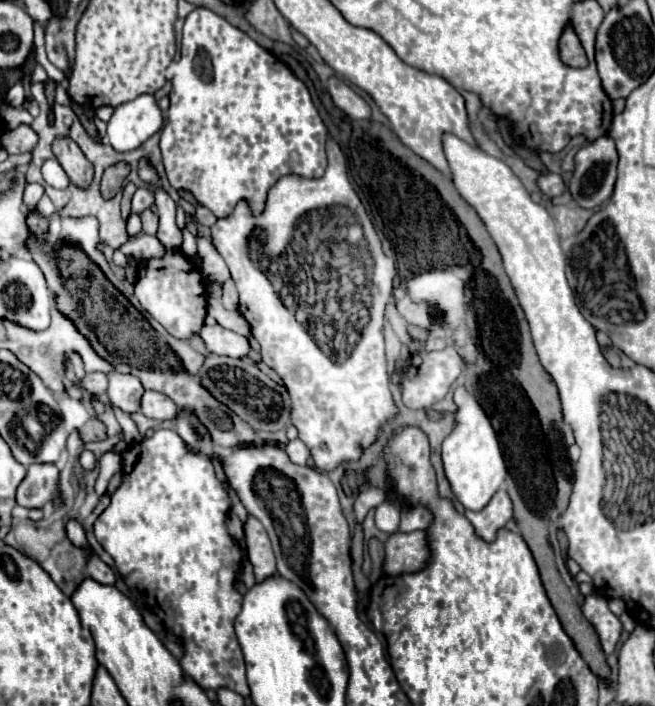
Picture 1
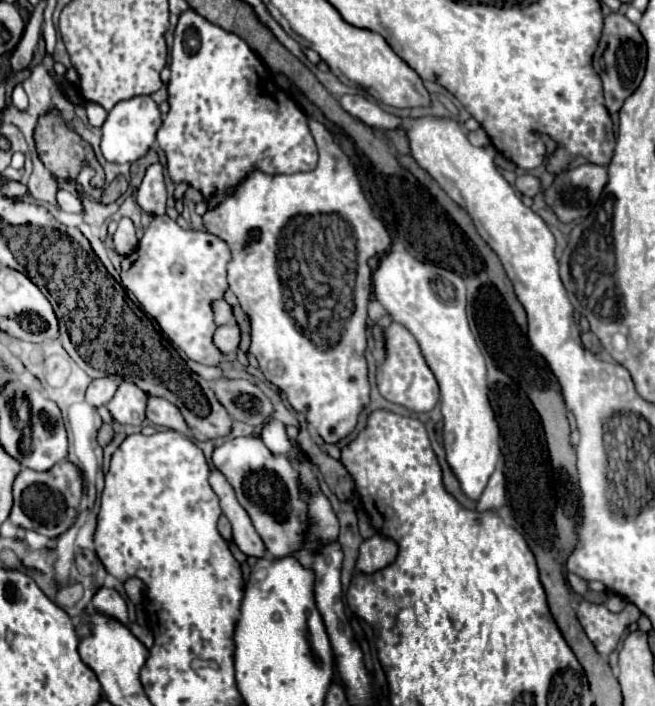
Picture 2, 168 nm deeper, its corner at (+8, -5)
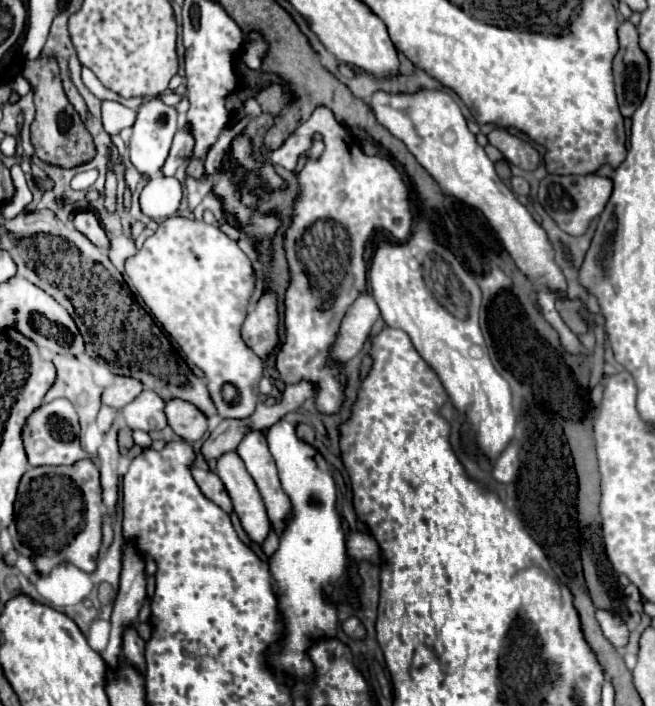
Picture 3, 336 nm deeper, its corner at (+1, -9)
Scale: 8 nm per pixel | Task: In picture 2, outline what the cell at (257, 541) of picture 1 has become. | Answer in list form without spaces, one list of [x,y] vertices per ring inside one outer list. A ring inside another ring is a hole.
[[[211,466],[211,476],[209,476],[209,484],[215,490],[215,494],[221,500],[221,508],[223,514],[229,518],[231,526],[233,526],[233,540],[235,544],[249,556],[261,558],[265,556],[265,546],[263,540],[259,538],[259,534],[253,528],[253,522],[249,518],[249,514],[245,512],[245,508],[237,502],[235,498],[235,490],[231,488],[231,484],[225,480],[225,476]]]

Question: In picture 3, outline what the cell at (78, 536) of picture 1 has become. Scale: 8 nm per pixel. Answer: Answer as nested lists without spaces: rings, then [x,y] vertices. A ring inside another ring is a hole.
[[[136,626],[124,628],[122,654],[130,664],[134,664],[140,672],[144,672],[144,640],[138,636]]]

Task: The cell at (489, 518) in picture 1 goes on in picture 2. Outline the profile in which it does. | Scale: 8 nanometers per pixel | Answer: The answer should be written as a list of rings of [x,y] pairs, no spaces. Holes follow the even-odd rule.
[[[499,464],[479,498],[477,510],[497,510],[503,506],[503,502],[505,502],[505,478],[503,478],[503,466]]]

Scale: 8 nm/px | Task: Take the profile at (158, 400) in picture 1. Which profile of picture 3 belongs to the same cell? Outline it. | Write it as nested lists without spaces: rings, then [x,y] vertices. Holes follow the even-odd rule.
[[[170,400],[166,402],[166,420],[168,420],[168,426],[180,436],[184,438],[186,442],[196,442],[204,436],[204,432],[208,430],[208,420],[206,416],[196,408],[192,406],[190,402],[184,402],[184,400]]]

